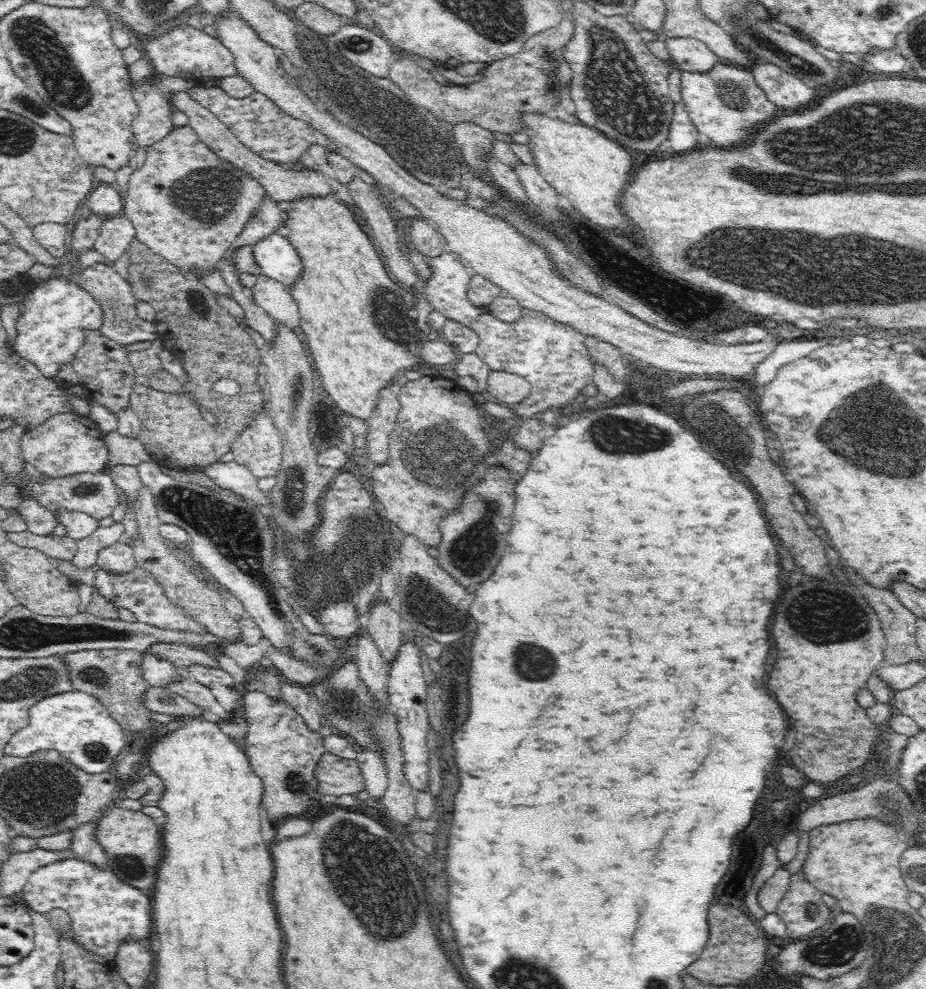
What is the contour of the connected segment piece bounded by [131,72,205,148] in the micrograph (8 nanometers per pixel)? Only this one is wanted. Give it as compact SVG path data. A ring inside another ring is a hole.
M164 74L155 75L156 80L152 82L141 82L134 85L133 97L139 105L138 116L132 121L132 131L135 137L137 147L146 148L165 138L172 130L175 130L175 125L172 123L172 112L174 106L171 102L171 94L180 91L187 91L188 88L205 87L204 78L185 78L180 76L166 76Z

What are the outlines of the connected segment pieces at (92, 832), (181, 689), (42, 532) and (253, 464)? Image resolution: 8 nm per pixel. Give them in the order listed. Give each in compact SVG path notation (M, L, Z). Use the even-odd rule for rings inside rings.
M97 821L84 822L72 829L70 840L70 852L76 859L93 862L98 866L105 867L107 864L104 849L99 845L96 838Z
M186 675L184 680L174 682L174 684L171 684L167 688L184 698L191 700L196 706L205 710L208 716L217 721L229 721L234 716L234 709L226 710L212 694L209 687L204 686L189 675Z
M20 493L20 496L22 496L22 502L17 510L25 520L27 531L40 536L53 535L59 524L54 513L40 505L31 494Z
M265 409L237 435L230 450L235 461L247 466L257 479L275 476L282 462L282 439Z

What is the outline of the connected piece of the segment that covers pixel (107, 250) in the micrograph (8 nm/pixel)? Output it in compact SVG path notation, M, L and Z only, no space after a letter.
M124 213L110 214L102 218L93 248L114 264L126 251L132 236L135 230L131 220Z

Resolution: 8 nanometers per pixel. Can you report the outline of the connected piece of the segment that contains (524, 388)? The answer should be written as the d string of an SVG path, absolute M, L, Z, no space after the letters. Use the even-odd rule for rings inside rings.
M490 370L488 374L487 397L504 406L513 406L531 397L531 384L522 376Z

